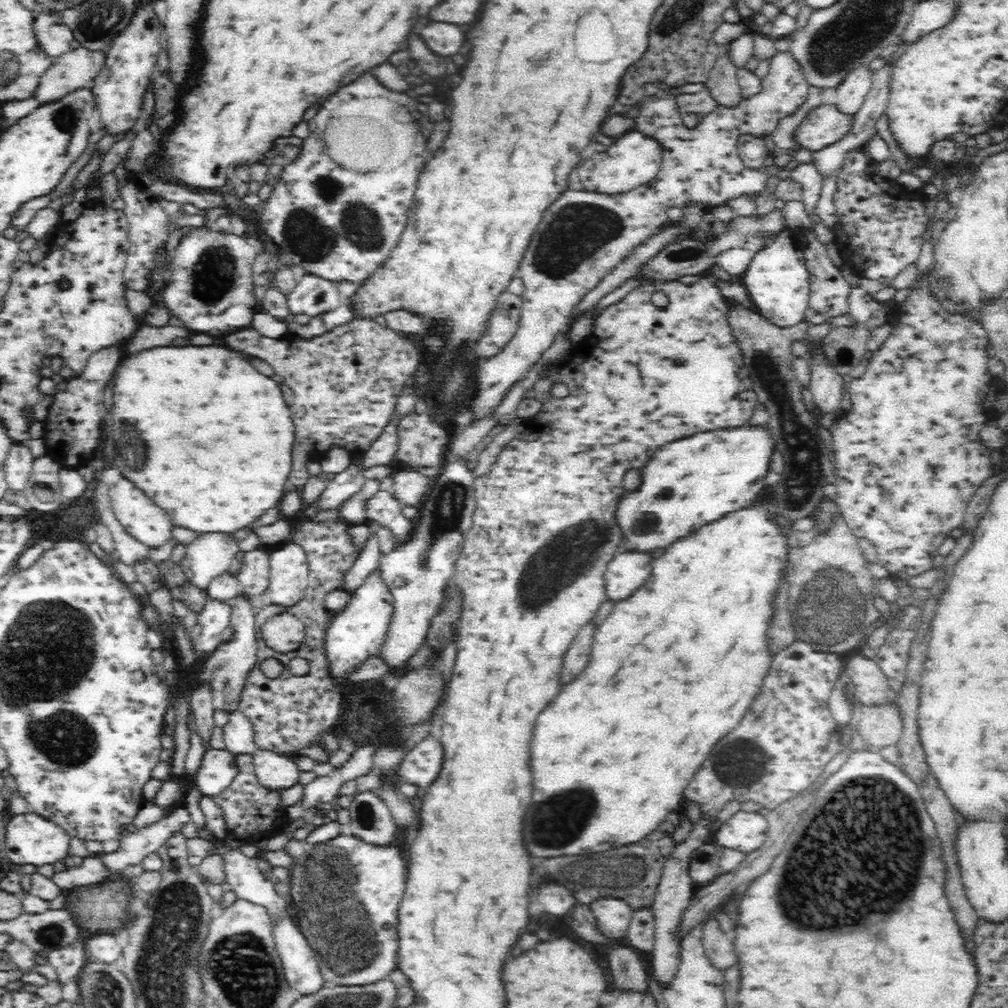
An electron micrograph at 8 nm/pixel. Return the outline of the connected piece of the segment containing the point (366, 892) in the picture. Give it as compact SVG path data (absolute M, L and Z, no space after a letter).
M340 834L328 843L309 847L306 855L296 860L289 876L294 901L287 903L285 908L293 912L298 926L315 950L326 985L367 986L384 980L397 968L400 964L398 910L407 882L407 861L399 847L372 846L356 837Z

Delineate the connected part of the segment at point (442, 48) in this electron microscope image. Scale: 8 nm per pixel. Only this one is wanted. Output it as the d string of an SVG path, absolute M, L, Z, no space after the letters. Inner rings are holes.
M428 24L426 28L422 28L420 38L424 40L424 44L436 52L436 54L458 54L460 52L460 44L462 44L462 34L460 28L454 24Z

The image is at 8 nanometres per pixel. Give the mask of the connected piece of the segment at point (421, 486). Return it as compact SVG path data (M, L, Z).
M412 470L398 471L393 475L392 492L398 503L415 507L423 503L431 487L430 478Z

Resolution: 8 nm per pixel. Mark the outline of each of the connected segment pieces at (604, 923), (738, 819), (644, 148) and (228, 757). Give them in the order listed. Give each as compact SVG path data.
M600 897L589 907L605 938L620 939L627 936L633 911L626 901L618 897Z
M736 812L726 820L713 841L726 848L750 853L760 848L769 837L766 816L756 812Z
M632 130L618 136L616 142L604 152L596 153L592 158L579 164L580 168L575 168L573 173L576 180L574 185L586 192L597 194L624 194L649 183L657 175L660 162L661 146L640 131Z
M210 748L196 776L196 783L206 797L220 794L241 774L239 757L226 749Z

